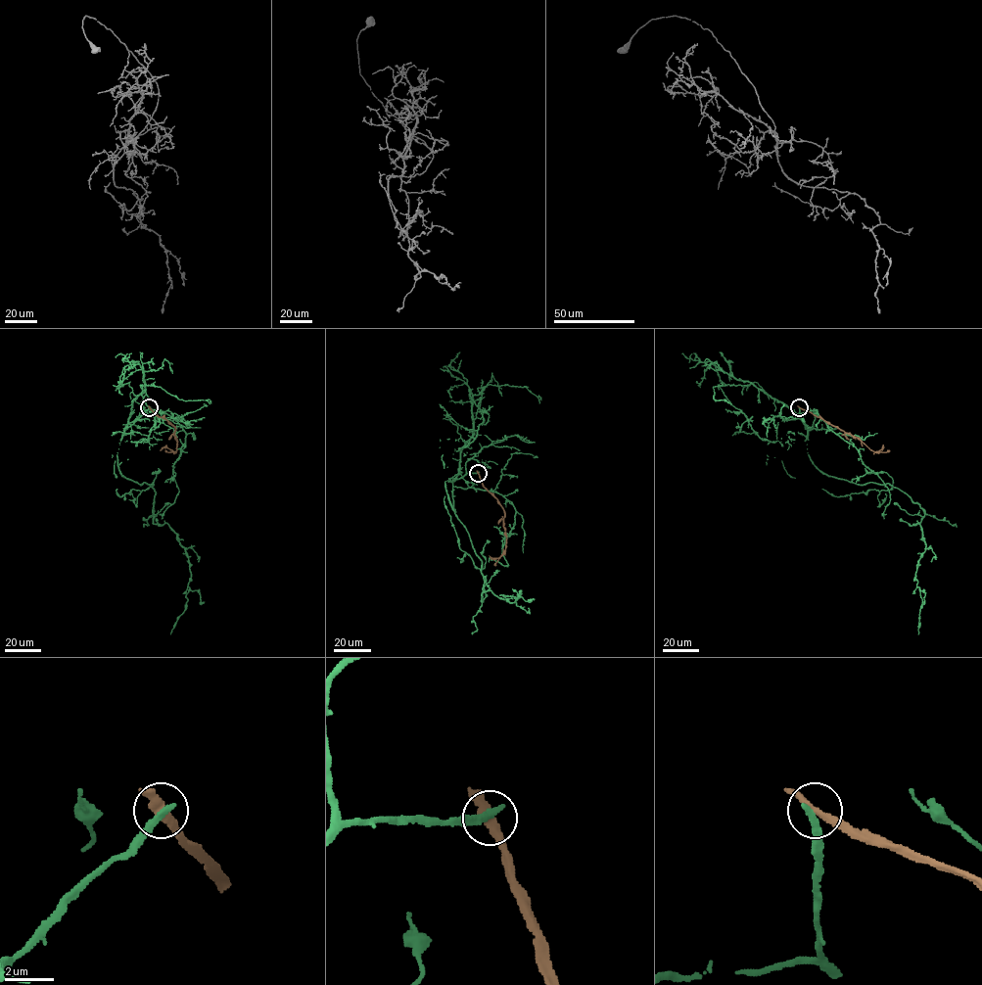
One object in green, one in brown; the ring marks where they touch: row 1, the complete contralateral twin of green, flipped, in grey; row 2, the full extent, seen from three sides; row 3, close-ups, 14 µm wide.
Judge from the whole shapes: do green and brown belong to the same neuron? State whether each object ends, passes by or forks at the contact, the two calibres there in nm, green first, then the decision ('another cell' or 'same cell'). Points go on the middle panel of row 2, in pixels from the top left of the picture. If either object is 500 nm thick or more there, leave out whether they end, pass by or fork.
green ends; brown passes by; calibres 340 and 320 nm; another cell

